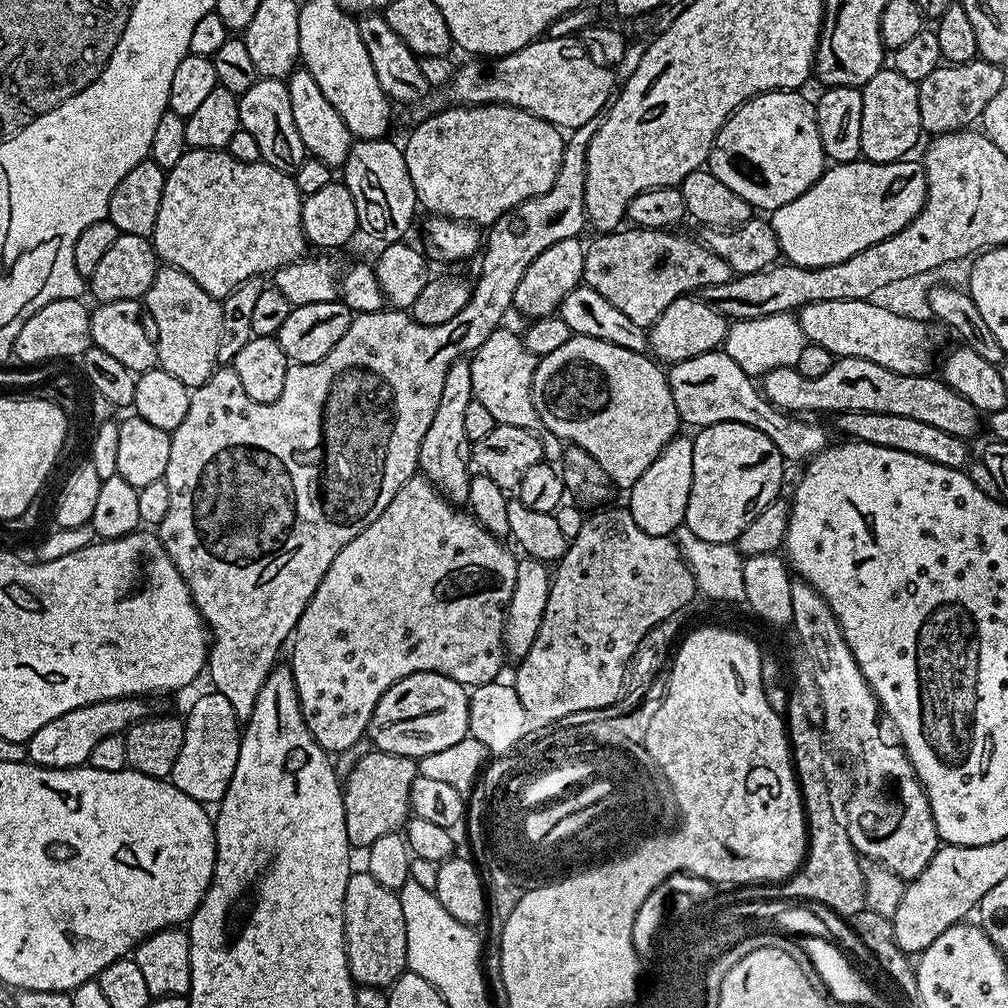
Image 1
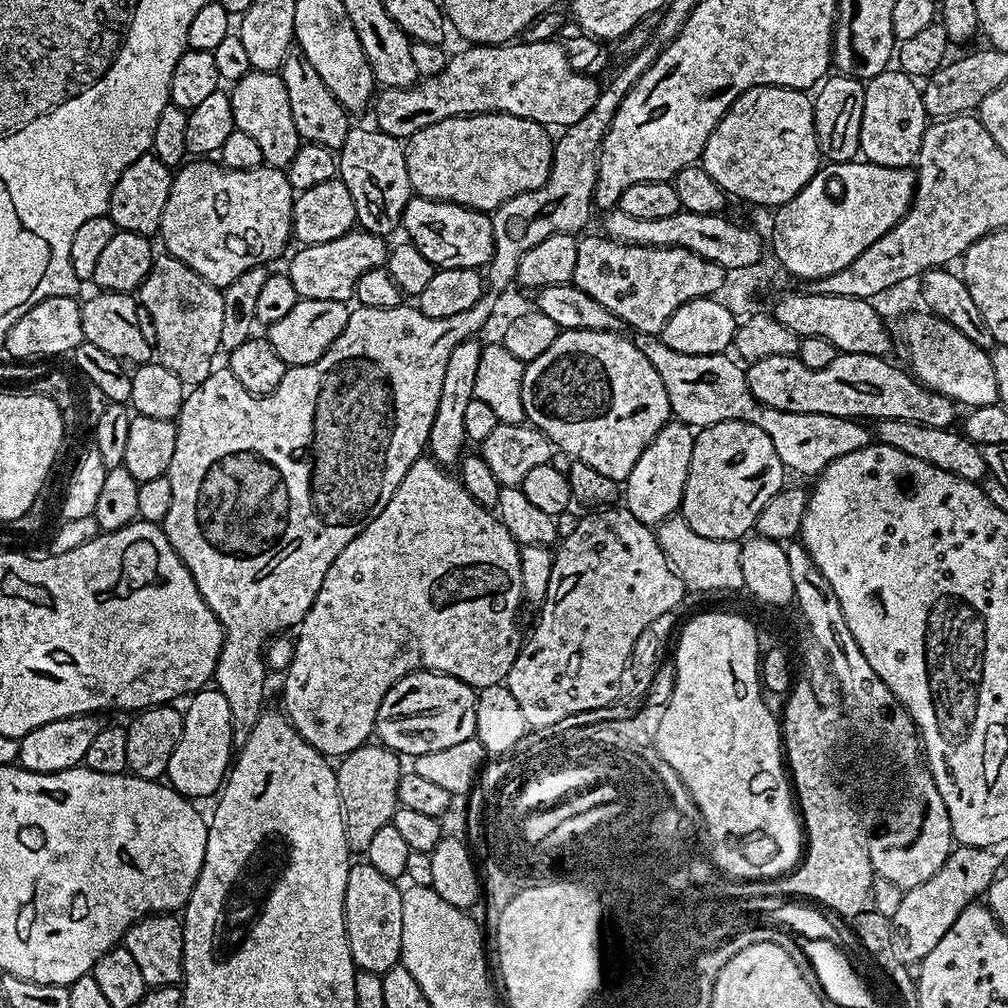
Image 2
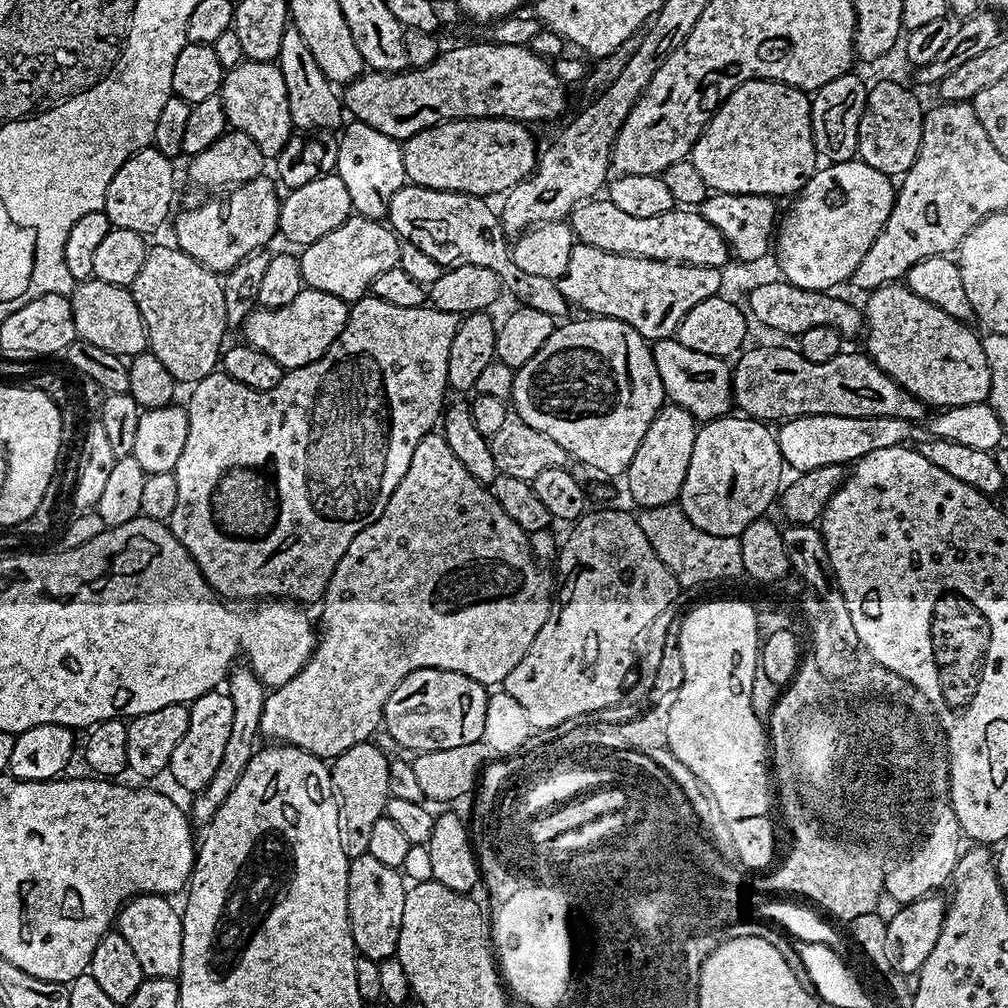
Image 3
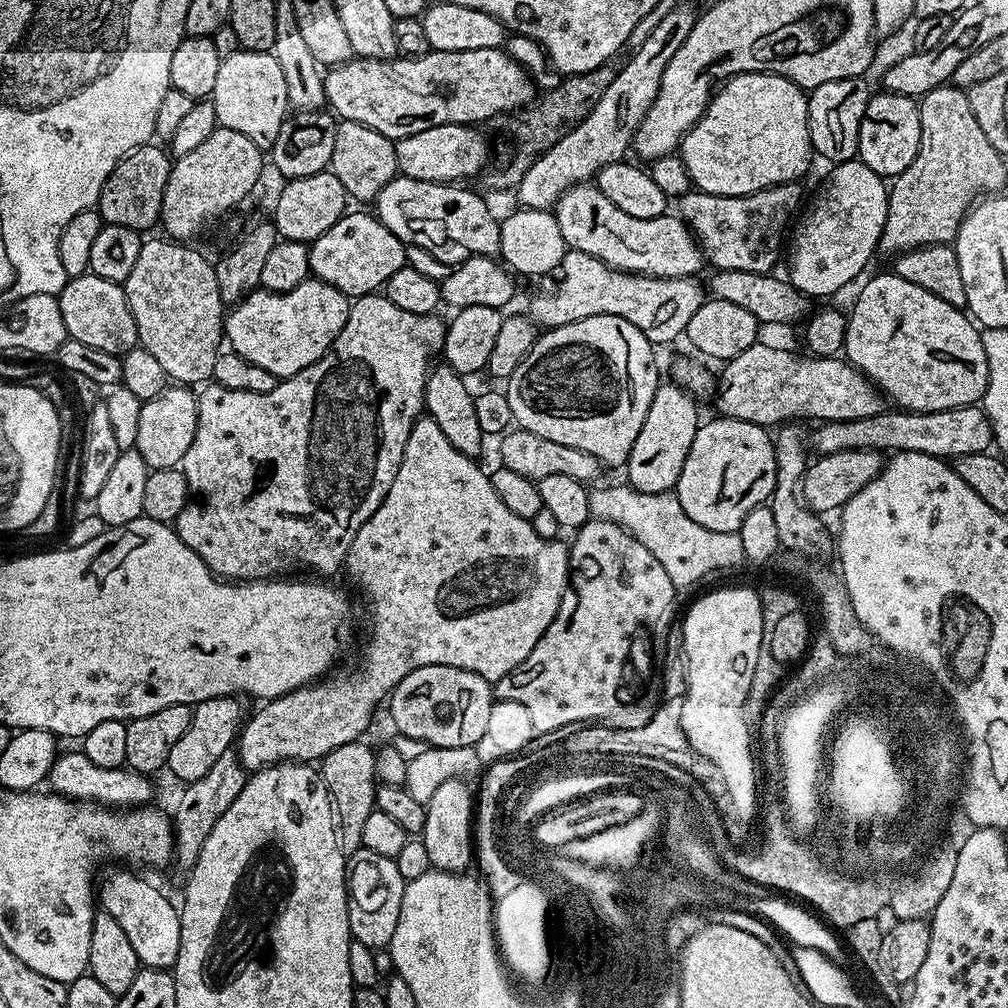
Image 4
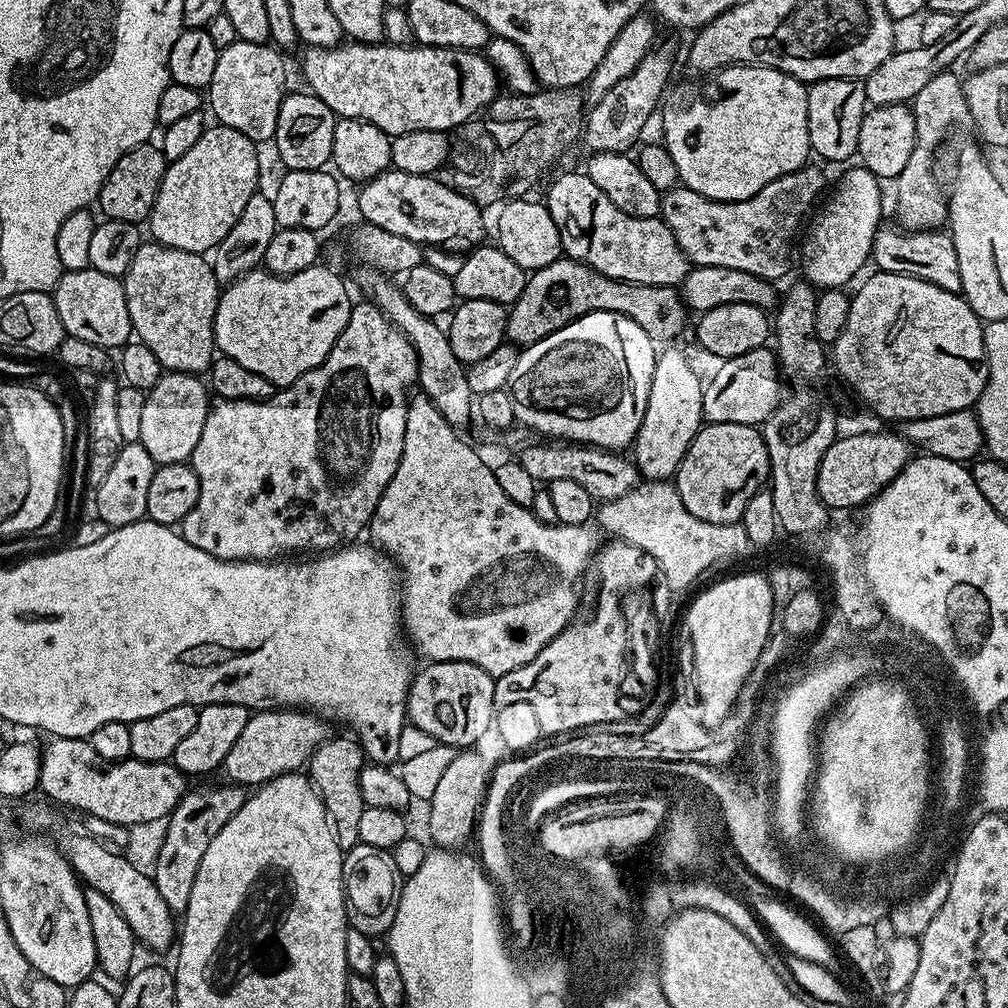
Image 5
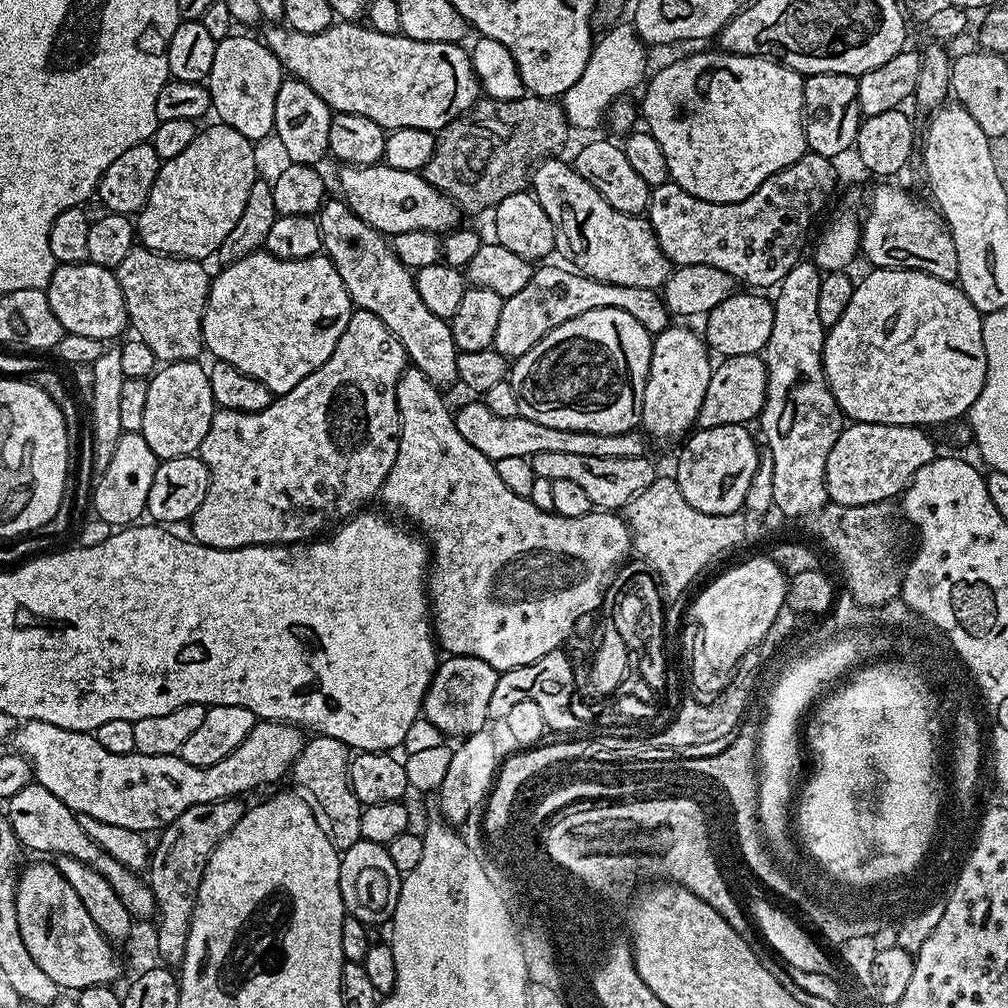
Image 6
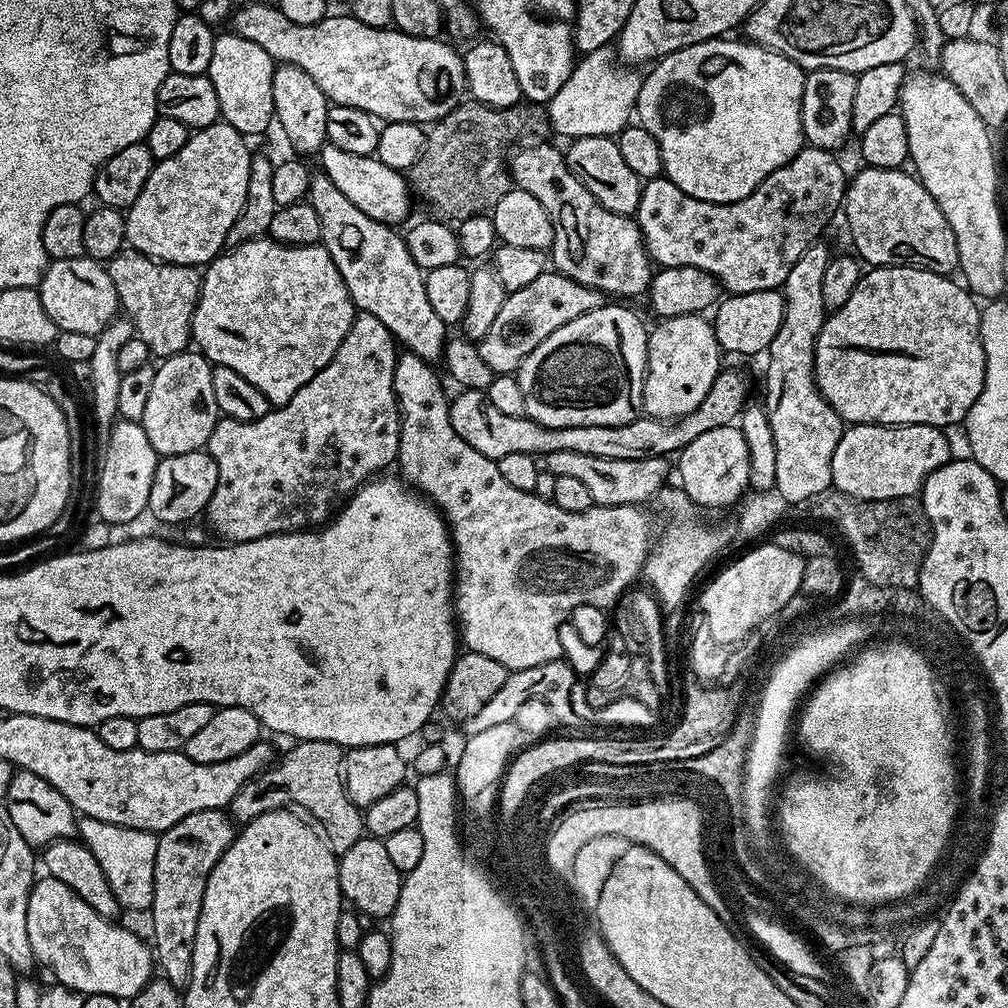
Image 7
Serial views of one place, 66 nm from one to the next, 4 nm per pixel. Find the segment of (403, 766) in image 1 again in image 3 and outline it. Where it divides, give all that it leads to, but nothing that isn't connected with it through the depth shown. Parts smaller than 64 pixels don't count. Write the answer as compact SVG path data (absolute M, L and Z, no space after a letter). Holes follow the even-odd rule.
M365 742L358 746L350 746L342 755L331 761L332 787L336 793L336 802L340 806L340 837L342 850L349 860L368 855L370 833L374 830L374 822L385 815L390 799L390 770L387 756L376 742Z

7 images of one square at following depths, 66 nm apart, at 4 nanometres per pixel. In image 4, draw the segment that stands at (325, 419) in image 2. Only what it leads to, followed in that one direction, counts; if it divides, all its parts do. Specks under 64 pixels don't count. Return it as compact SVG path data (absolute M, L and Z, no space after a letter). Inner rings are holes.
M369 294L366 296L357 296L351 301L348 317L346 318L346 326L342 326L342 330L338 334L338 338L334 338L334 342L326 350L326 354L322 354L322 358L318 358L318 362L314 362L310 366L306 366L306 370L302 370L293 376L285 376L275 386L274 390L270 390L266 394L254 394L250 390L230 390L226 386L215 382L209 383L207 386L199 389L196 405L198 406L198 426L194 430L194 442L190 442L190 450L186 450L182 461L182 471L186 482L188 483L189 502L182 510L182 514L178 514L178 518L174 522L176 532L182 538L182 542L186 542L186 546L190 546L190 550L194 550L194 554L198 554L198 558L202 558L202 562L206 562L209 570L221 580L229 582L243 582L246 580L270 580L273 578L283 577L291 568L300 568L303 564L309 564L316 572L321 572L321 577L332 578L336 571L341 571L344 559L348 557L350 550L350 542L354 542L354 534L358 534L358 530L362 530L362 526L370 518L370 514L374 514L374 510L378 510L378 506L382 506L382 498L386 498L386 494L390 490L390 485L394 482L394 474L398 474L398 466L402 466L402 454L406 450L406 442L410 438L410 432L416 421L421 419L422 413L425 411L424 391L426 390L427 380L430 369L433 367L434 360L432 355L439 353L444 346L444 335L446 324L445 321L439 320L439 315L419 316L418 314L410 314L410 310L398 310L398 306L394 306L394 302L390 302L387 296L383 294ZM229 750L202 774L202 778L191 781L188 788L180 796L176 804L176 816L174 815L174 865L181 874L192 871L194 862L198 862L198 854L202 854L202 845L206 838L210 838L210 830L218 823L218 818L230 810L234 798L242 794L242 786L246 786L249 773L242 766L240 753L236 750Z

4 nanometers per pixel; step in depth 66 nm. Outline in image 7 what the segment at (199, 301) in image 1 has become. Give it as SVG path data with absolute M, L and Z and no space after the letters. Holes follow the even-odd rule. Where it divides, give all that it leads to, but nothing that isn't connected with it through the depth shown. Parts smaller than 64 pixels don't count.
M130 247L113 256L106 267L121 309L132 321L138 339L146 342L149 353L156 358L167 358L185 351L192 340L192 312L200 296L201 273L186 264L161 264Z

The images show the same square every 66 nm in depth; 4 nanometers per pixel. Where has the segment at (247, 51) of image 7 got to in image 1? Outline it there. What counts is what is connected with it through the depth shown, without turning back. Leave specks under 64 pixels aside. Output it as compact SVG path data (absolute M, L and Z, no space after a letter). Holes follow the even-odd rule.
M258 78L246 94L239 98L238 114L241 129L254 134L254 142L258 142L260 159L265 164L274 166L274 170L282 170L294 174L298 166L306 159L302 146L302 137L294 127L294 110L290 110L290 90L284 80Z

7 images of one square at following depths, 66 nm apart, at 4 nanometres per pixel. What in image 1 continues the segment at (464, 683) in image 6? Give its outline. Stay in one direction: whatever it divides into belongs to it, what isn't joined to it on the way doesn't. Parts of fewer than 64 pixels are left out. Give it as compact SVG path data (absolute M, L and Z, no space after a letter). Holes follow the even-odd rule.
M415 672L390 686L374 706L366 736L378 752L421 758L449 749L469 735L469 689L437 672Z

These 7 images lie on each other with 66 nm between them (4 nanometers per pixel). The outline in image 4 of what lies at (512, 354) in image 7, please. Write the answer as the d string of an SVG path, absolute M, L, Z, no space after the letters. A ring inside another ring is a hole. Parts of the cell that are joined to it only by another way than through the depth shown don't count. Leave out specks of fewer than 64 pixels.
M575 250L565 251L560 267L555 274L539 281L540 289L532 296L532 309L530 315L541 329L557 328L563 324L569 324L575 320L585 320L595 316L617 316L626 318L648 339L652 345L668 344L687 333L690 326L690 318L704 305L706 288L699 284L696 276L678 276L676 278L658 278L657 276L643 276L637 272L623 272L617 268L611 268L598 258L590 254L582 254Z

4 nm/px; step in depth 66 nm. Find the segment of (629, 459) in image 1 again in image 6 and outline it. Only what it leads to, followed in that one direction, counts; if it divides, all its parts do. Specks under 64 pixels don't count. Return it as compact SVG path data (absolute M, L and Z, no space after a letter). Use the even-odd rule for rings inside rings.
M590 310L570 322L562 322L526 354L515 357L510 383L518 398L521 416L558 430L582 430L594 434L631 432L640 424L642 398L648 381L653 337L626 310Z

